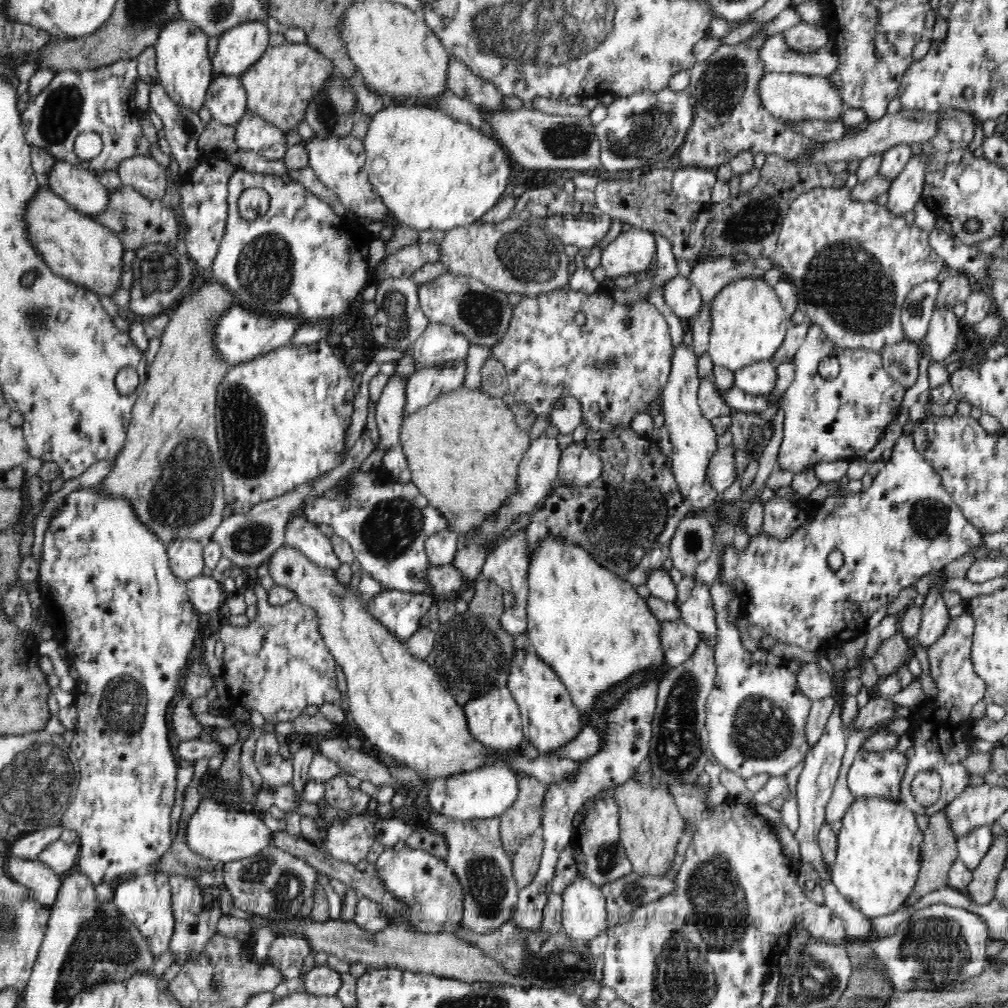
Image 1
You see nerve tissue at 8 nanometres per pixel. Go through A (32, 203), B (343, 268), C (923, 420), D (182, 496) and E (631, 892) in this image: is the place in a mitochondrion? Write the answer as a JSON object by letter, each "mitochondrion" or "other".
{"A":"other","B":"other","C":"other","D":"mitochondrion","E":"mitochondrion"}

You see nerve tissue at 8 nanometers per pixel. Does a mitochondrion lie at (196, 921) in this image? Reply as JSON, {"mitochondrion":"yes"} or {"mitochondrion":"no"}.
{"mitochondrion":"no"}

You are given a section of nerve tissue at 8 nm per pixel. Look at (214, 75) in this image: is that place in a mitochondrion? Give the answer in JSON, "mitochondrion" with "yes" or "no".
{"mitochondrion":"no"}

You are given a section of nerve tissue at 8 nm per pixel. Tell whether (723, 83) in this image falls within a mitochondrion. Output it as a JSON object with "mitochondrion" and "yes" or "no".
{"mitochondrion":"yes"}

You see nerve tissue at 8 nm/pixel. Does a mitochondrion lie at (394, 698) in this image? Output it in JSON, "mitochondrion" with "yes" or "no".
{"mitochondrion":"no"}

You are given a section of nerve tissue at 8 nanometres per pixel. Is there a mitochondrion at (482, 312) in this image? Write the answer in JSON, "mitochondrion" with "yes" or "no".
{"mitochondrion":"yes"}

